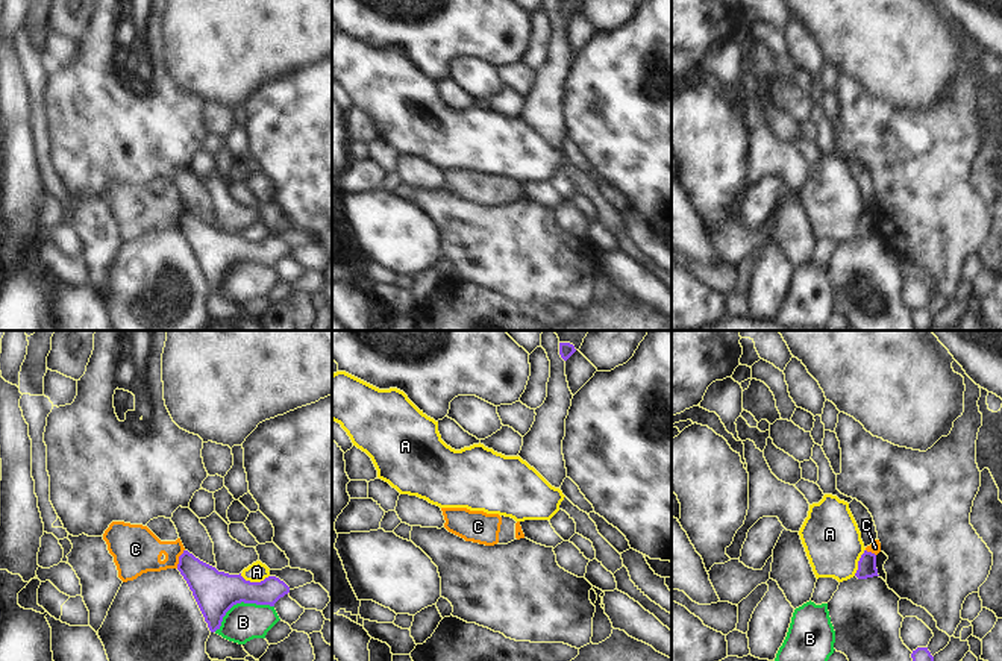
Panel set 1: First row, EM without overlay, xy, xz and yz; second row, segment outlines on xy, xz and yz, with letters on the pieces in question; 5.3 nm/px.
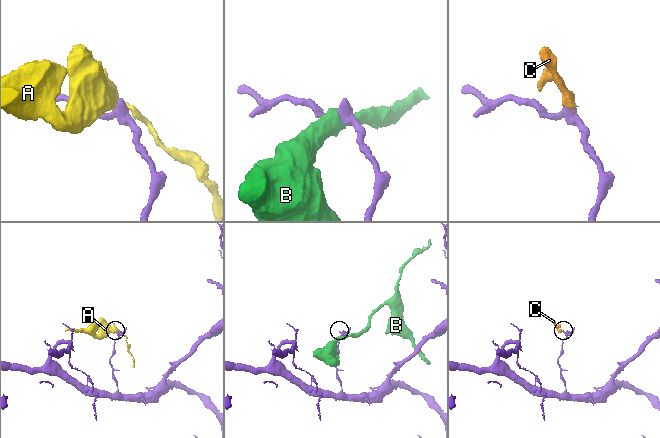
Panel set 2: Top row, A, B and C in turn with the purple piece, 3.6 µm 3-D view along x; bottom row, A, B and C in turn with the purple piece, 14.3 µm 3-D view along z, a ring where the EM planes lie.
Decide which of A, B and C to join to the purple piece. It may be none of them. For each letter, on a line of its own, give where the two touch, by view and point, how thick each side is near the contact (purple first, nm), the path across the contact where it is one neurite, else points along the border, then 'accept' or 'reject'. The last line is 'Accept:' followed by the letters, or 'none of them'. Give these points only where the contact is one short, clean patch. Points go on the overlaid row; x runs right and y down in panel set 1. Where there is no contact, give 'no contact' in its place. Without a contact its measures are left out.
A: contact xy (255, 582); calibres 220 and 100 nm; reject
B: contact xy (240, 602); calibres 220 and 200 nm; reject
C: contact xy (179, 558); calibres 220 and 260 nm; border xy (184, 549), (176, 567); reject
Accept: none of them

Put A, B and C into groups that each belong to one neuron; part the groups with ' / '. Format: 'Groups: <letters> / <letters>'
Groups: A / B / C.

